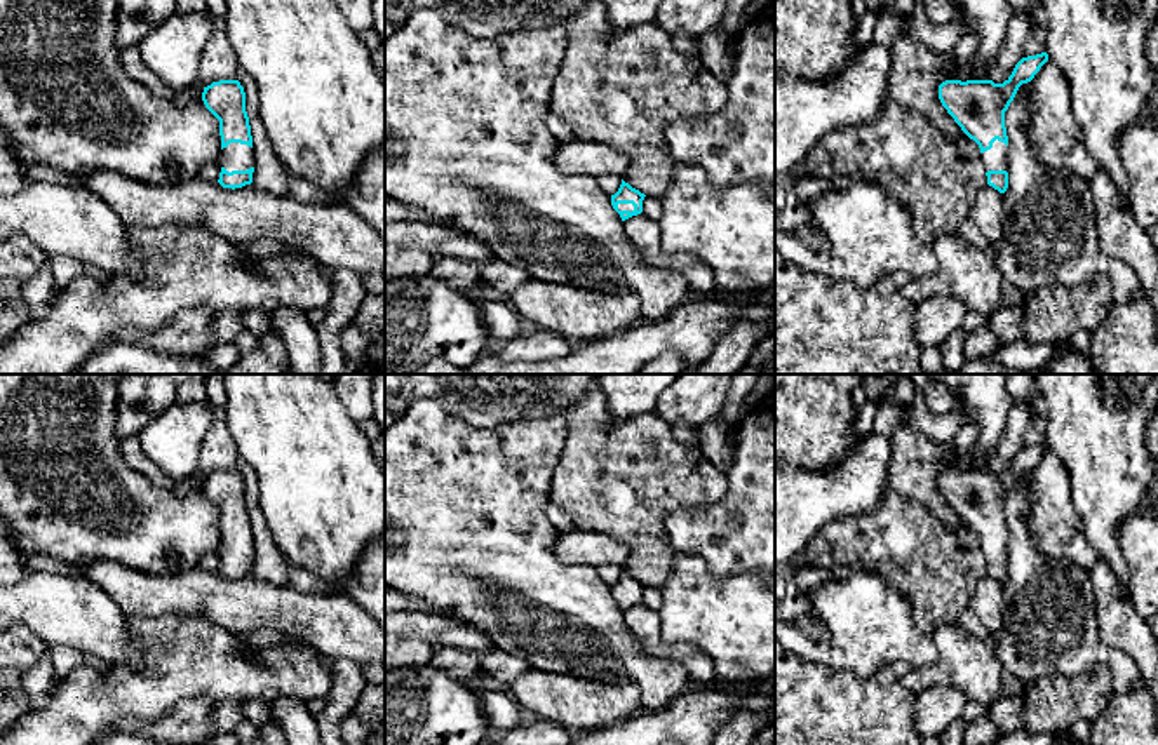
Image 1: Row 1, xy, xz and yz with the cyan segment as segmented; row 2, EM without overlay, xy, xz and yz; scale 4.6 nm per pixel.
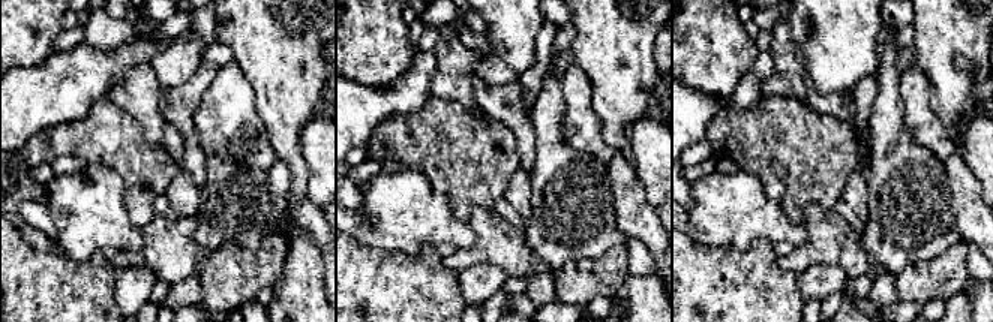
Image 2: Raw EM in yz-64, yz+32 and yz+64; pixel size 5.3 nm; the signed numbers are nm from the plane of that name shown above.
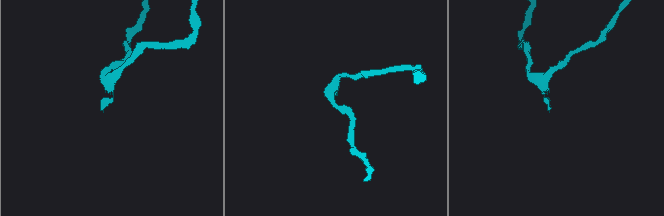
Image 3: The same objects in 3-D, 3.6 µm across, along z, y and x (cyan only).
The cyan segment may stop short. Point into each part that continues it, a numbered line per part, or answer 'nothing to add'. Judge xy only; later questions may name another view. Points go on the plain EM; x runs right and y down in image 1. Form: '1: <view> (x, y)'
1: xy (235, 547)

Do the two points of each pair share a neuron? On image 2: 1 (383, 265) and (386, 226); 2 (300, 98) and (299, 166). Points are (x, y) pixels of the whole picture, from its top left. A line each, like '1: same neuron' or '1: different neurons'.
1: different neurons
2: same neuron

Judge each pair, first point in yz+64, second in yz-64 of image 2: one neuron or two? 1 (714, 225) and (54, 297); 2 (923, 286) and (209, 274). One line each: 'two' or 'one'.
1: two
2: one

